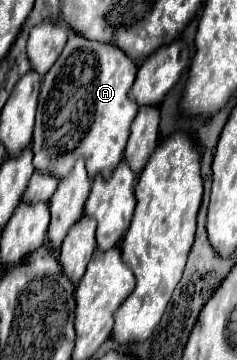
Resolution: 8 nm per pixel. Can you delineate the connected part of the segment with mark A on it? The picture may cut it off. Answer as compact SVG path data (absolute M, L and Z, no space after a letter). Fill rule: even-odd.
M80 33L70 35L60 59L42 81L32 139L34 167L62 179L76 159L84 157L90 177L98 173L112 175L122 159L130 125L138 111L138 105L128 95L136 71L138 65L116 45L88 41Z

